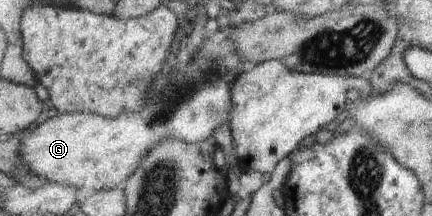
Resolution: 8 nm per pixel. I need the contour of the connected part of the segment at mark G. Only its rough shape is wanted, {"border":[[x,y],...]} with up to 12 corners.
{"border":[[218,32],[173,68],[161,100],[102,118],[56,114],[21,135],[39,179],[117,188],[165,138],[230,120],[257,65]]}

